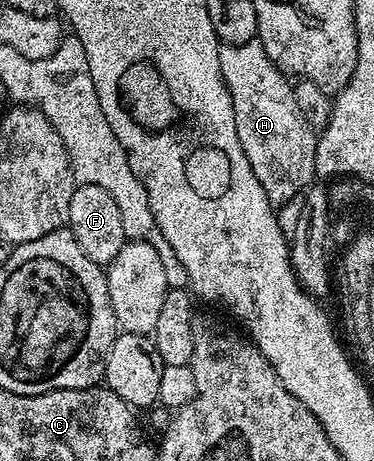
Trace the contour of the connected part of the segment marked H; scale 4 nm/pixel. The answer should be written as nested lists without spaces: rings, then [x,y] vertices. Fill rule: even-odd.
[[[253,40],[239,46],[222,44],[218,47],[218,55],[220,72],[236,112],[240,144],[271,206],[281,208],[288,200],[299,197],[303,193],[301,190],[305,191],[316,177],[316,131],[300,114],[294,87],[287,75],[264,52],[261,42]]]

